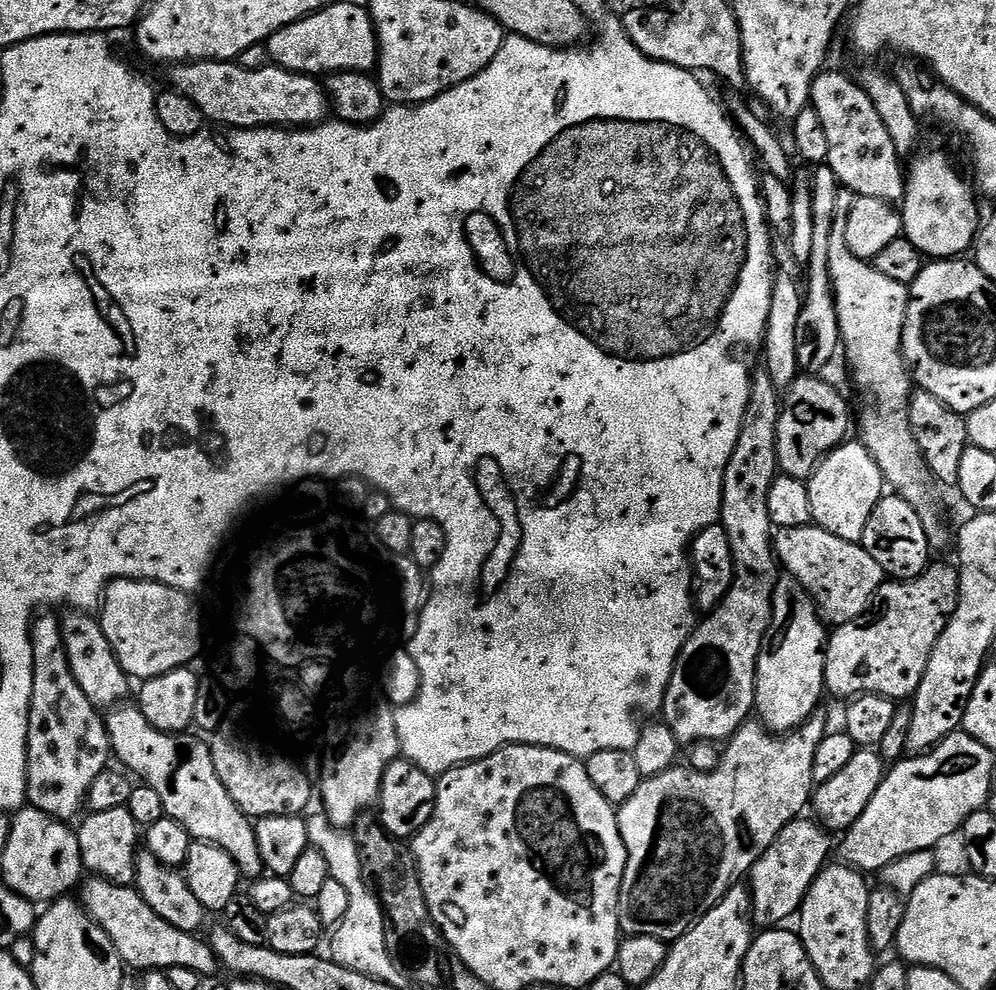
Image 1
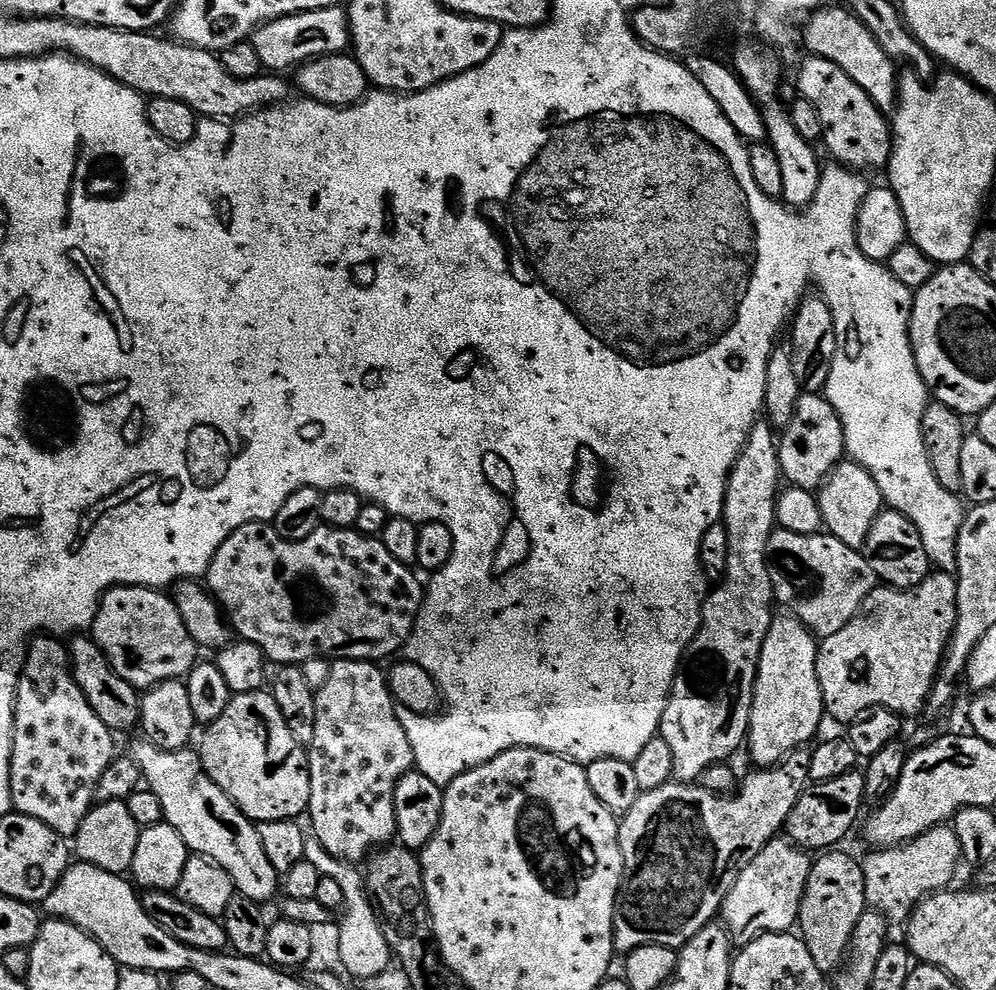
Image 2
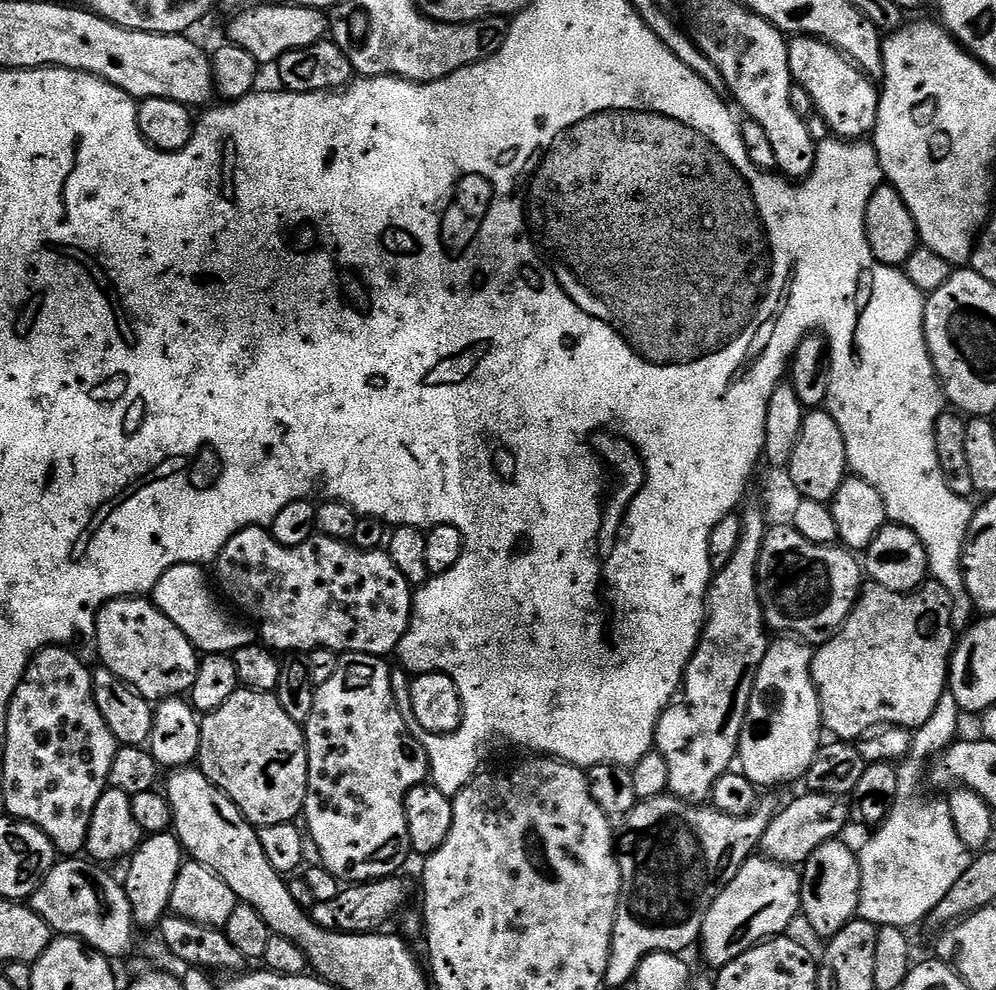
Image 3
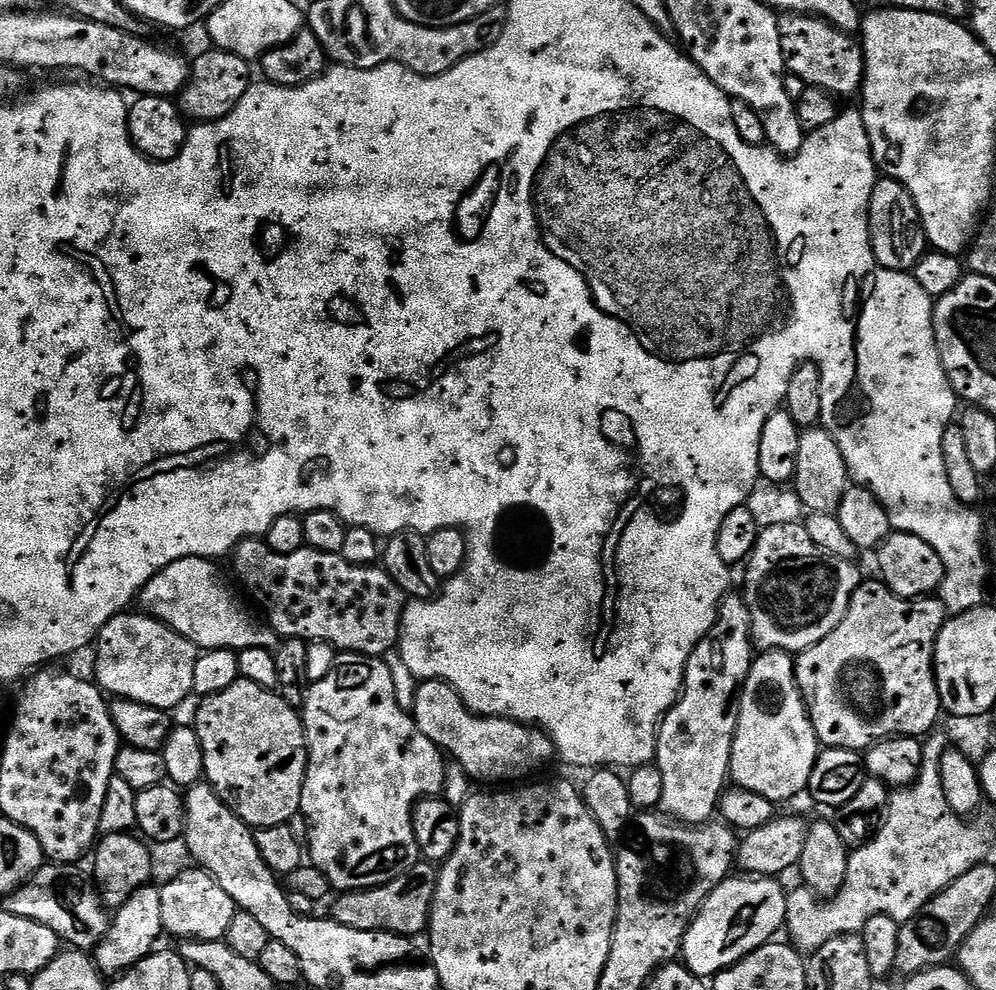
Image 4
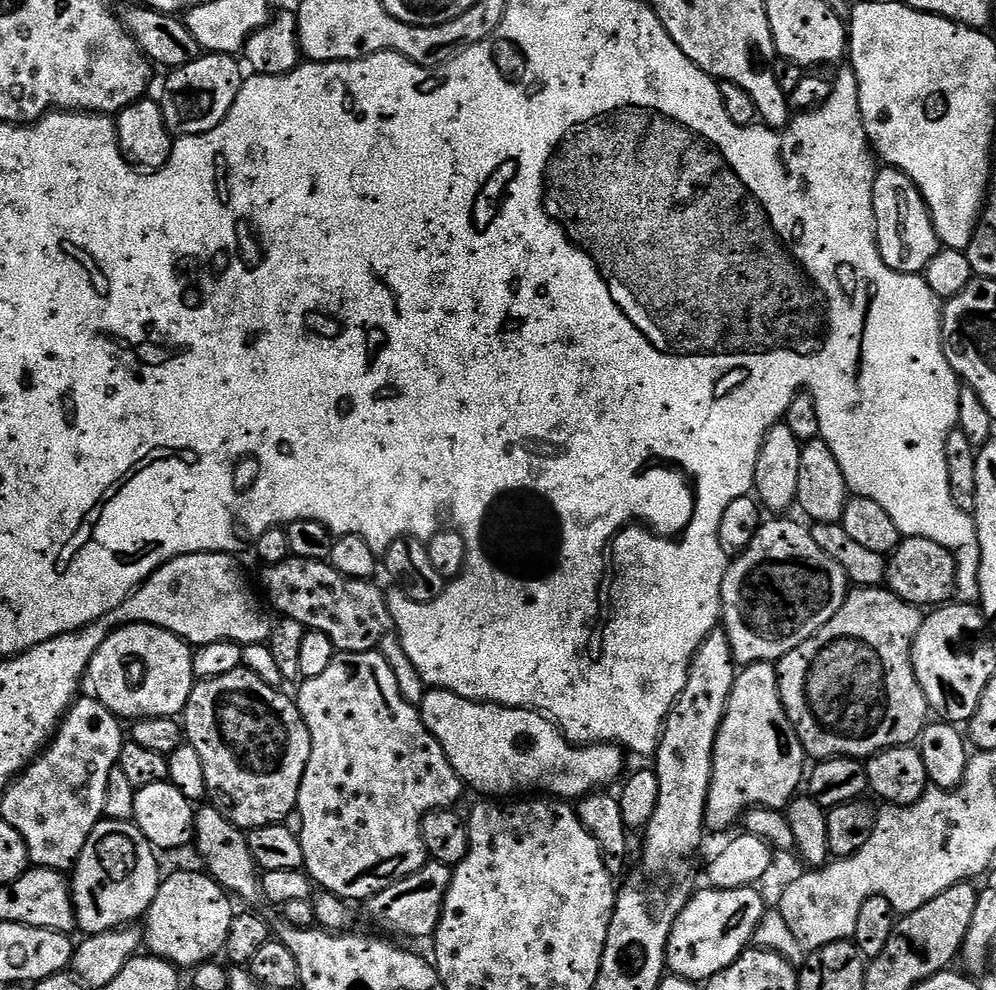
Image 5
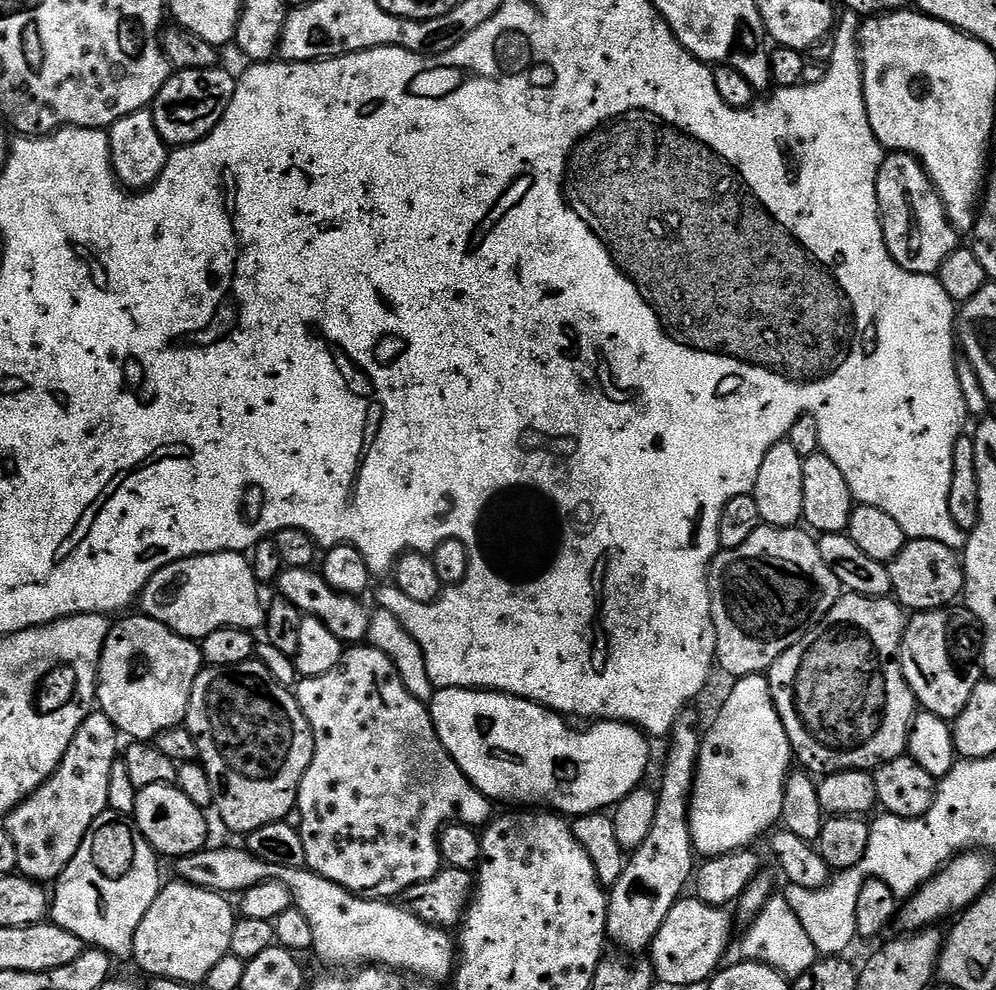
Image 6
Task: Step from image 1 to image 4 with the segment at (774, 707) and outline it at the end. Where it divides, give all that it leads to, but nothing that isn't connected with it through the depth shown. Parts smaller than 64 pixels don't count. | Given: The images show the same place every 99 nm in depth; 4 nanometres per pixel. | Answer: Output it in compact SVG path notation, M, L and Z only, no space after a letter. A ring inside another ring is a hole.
M764 650L753 659L750 674L740 691L740 717L736 723L736 733L730 754L730 780L735 787L754 790L762 798L779 802L792 800L799 792L803 793L810 782L814 762L822 751L816 739L816 731L808 717L808 708L796 685L796 662L789 653Z

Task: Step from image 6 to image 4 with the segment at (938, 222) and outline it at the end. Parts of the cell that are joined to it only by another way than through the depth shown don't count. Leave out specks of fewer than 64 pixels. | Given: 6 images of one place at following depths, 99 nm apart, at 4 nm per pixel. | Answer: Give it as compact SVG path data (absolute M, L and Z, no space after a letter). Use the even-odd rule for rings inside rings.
M877 179L870 194L868 233L872 239L876 261L883 268L895 272L911 273L926 251L926 237L918 214L918 206L911 194L897 180Z

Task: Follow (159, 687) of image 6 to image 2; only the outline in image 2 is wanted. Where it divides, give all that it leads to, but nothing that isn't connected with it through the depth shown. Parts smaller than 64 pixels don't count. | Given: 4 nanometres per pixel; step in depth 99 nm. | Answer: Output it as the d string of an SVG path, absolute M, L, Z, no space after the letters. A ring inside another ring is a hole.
M121 586L105 592L90 636L104 651L113 670L138 690L187 677L198 663L198 645L186 630L175 599L154 588Z

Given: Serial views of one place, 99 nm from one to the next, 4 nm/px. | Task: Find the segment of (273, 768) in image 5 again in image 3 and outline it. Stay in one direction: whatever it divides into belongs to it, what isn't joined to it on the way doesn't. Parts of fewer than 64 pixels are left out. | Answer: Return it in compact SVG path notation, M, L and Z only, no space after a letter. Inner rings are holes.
M241 687L230 694L218 710L207 713L200 722L198 767L215 788L236 803L240 813L257 829L291 824L303 813L308 789L308 751L304 729L282 710L273 693Z

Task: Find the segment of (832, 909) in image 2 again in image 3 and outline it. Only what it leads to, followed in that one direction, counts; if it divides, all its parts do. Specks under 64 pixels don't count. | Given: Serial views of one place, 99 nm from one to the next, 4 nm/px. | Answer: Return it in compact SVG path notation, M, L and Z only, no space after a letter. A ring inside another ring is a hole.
M837 838L835 840L827 840L822 842L822 846L818 846L818 850L814 850L814 854L810 854L810 858L802 866L802 871L800 872L800 912L802 913L802 920L809 924L818 935L824 936L823 938L831 938L834 934L838 934L838 930L842 930L842 926L849 924L851 920L860 911L860 857L848 844L843 844L843 839Z

